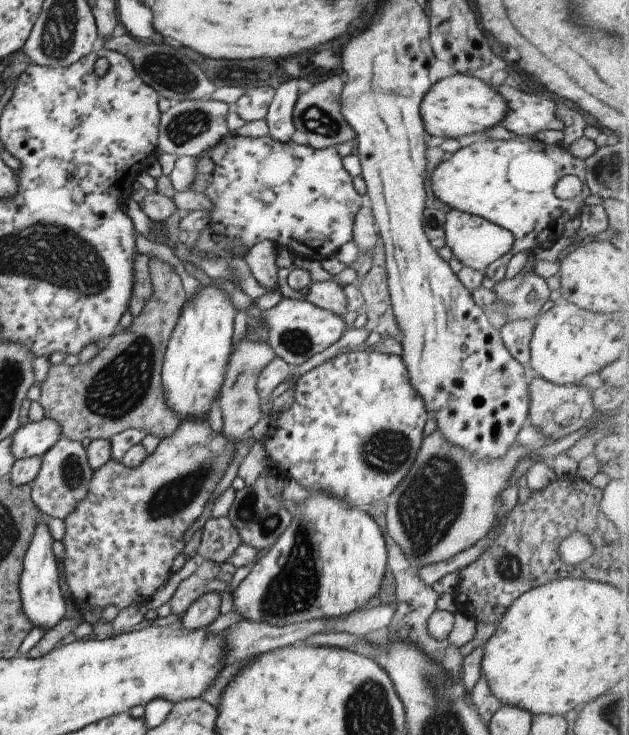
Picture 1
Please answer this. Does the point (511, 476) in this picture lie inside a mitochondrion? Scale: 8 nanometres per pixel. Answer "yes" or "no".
no

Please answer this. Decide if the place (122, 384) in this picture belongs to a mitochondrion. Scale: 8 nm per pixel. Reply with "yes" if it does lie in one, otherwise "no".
yes

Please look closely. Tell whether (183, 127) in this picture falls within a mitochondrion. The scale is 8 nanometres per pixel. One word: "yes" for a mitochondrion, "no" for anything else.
yes

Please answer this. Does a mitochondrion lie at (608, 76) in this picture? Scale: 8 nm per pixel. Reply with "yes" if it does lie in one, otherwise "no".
no

